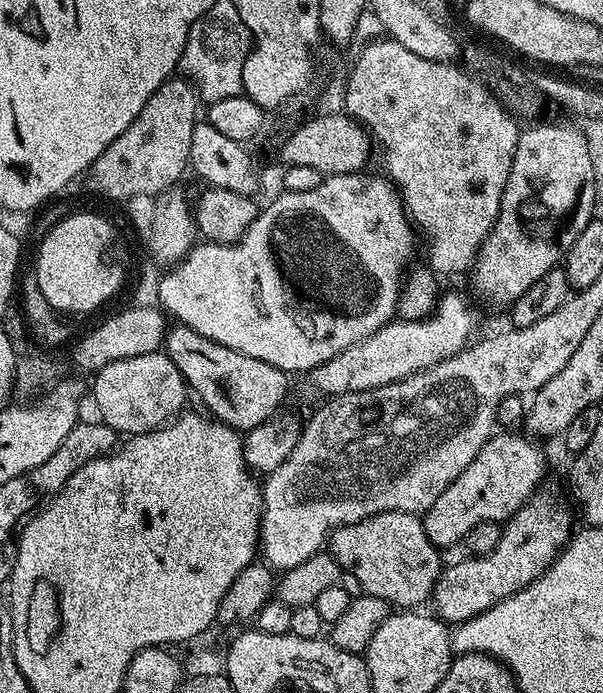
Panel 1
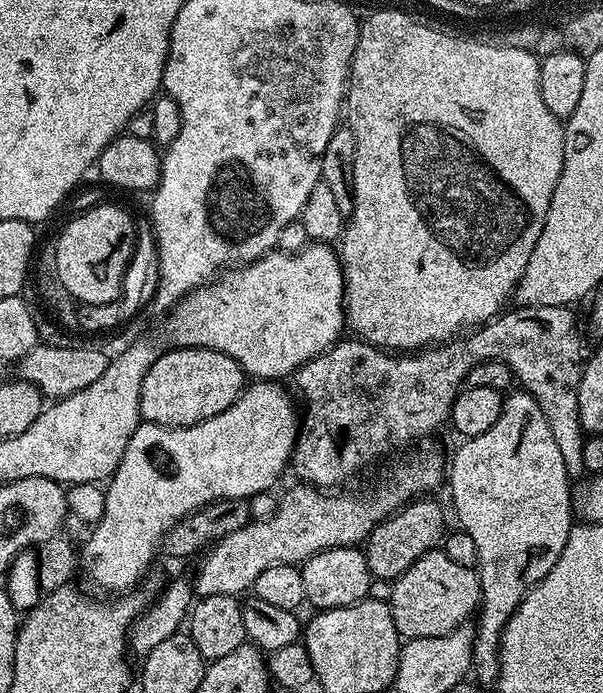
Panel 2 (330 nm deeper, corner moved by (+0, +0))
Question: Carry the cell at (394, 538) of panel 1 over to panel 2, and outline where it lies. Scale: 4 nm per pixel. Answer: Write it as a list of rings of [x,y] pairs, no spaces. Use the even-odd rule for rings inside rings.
[[[442,550],[422,554],[422,558],[418,558],[410,570],[391,581],[390,587],[394,626],[405,641],[450,634],[461,624],[469,623],[480,607],[480,578],[477,569],[450,562]]]

